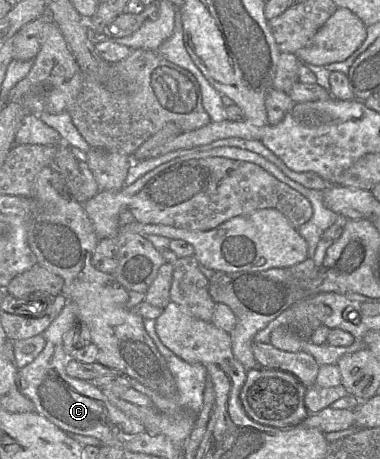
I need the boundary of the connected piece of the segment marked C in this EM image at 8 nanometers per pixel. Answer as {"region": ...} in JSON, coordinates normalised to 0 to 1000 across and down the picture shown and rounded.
{"region":[[[179,656],[113,725],[121,743],[116,760],[79,793],[47,806],[50,852],[82,871],[95,900],[176,946],[245,952],[263,963],[279,963],[300,956],[311,941],[337,950],[382,941],[379,930],[361,915],[339,908],[295,880],[263,845],[247,841],[237,830],[176,817],[171,802],[182,778],[168,765],[166,736],[200,704],[200,667]]]}

